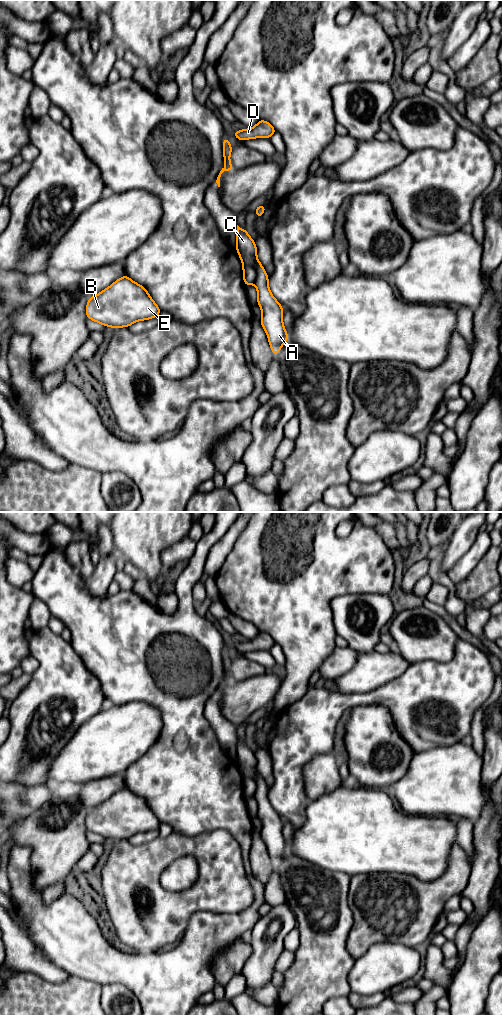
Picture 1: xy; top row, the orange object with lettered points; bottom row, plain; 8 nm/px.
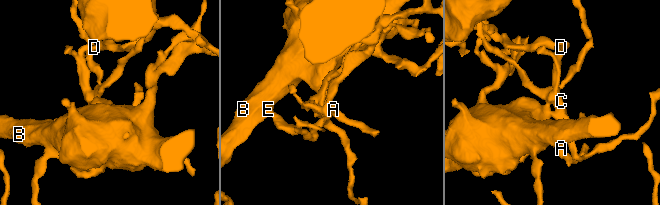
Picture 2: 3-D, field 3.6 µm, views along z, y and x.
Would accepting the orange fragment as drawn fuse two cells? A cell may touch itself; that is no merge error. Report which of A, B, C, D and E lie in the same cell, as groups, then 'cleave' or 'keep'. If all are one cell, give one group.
A B E / C D | cleave

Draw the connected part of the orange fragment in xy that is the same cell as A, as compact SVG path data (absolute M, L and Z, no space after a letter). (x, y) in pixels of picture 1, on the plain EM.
M259 772L256 773L254 779L243 778L242 782L245 798L253 796L257 801L257 815L262 823L261 837L267 846L271 862L275 868L288 852L282 831L283 820L269 801L269 789Z

